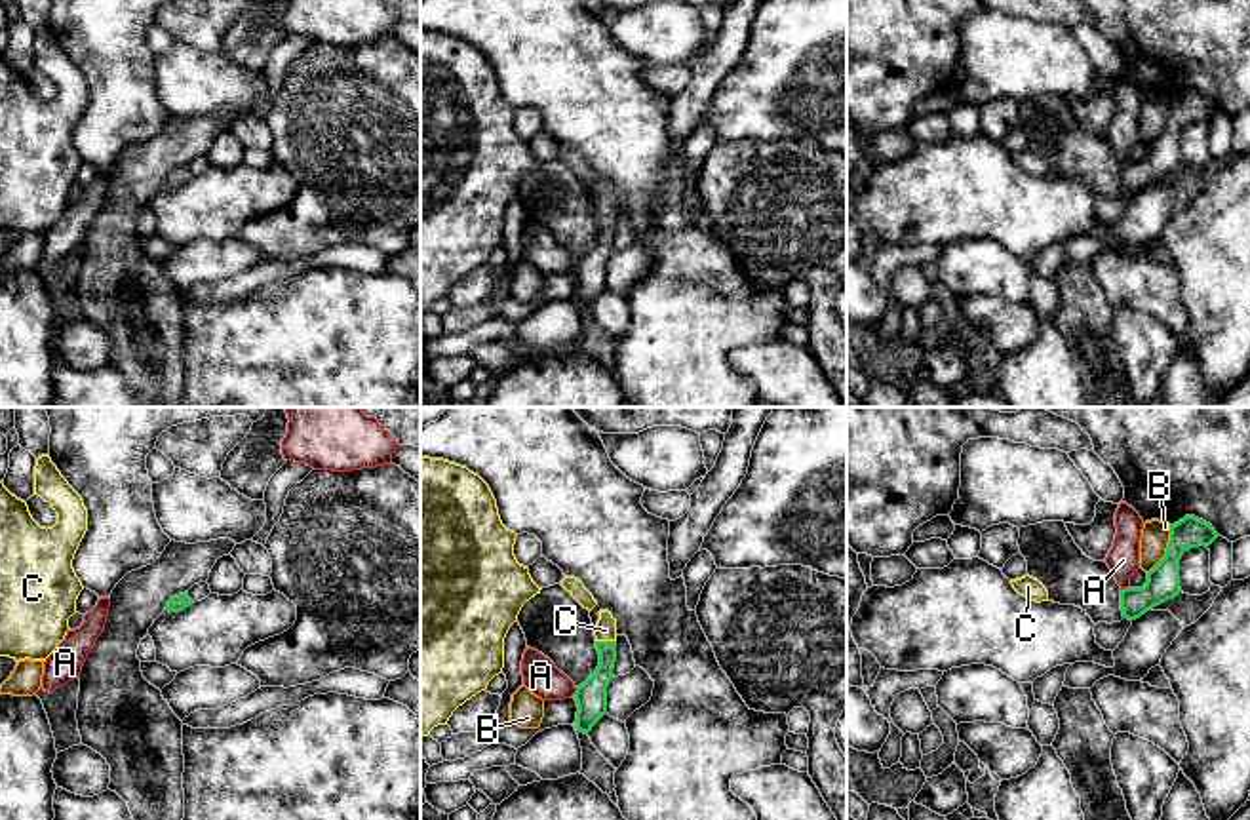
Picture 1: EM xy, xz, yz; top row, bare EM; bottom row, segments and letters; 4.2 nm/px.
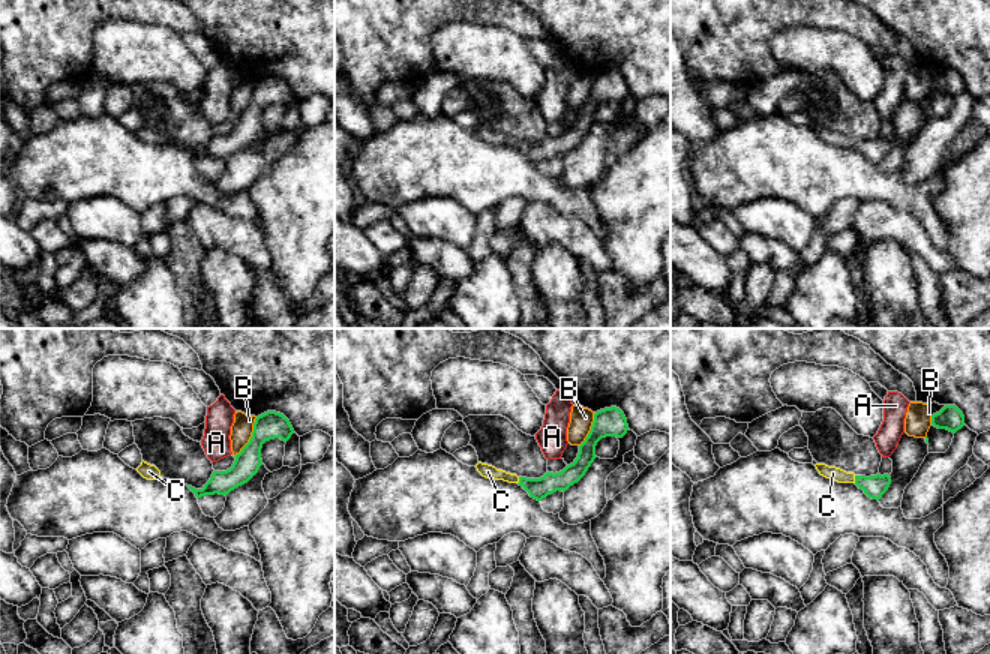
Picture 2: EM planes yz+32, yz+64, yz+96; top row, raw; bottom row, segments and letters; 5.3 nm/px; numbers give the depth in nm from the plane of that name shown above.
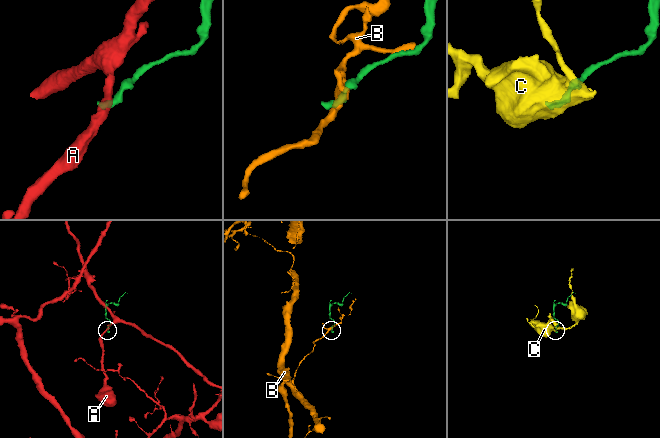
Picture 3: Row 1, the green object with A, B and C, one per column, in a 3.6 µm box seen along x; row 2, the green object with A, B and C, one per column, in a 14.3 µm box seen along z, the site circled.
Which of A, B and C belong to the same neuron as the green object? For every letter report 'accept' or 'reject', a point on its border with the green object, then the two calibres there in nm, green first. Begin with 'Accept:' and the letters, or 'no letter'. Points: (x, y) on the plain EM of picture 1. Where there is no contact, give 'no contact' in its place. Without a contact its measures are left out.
Accept: C
A: reject; meets green in yz at (1125, 162); 140 nm thick on the green side, 140 nm on the other
B: reject; meets green in yz at (1167, 124); 140 nm thick on the green side, 130 nm on the other
C: accept; meets green in xz at (605, 215); 130 nm thick on the green side, 100 nm on the other

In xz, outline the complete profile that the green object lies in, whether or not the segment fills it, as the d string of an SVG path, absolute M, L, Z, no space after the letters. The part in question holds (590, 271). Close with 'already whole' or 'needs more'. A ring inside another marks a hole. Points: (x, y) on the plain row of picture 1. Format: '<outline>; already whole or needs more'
M599 185L599 194L594 202L599 240L582 259L576 261L575 274L576 303L584 308L607 287L607 261L611 257L616 236L616 194L609 185Z; needs more

